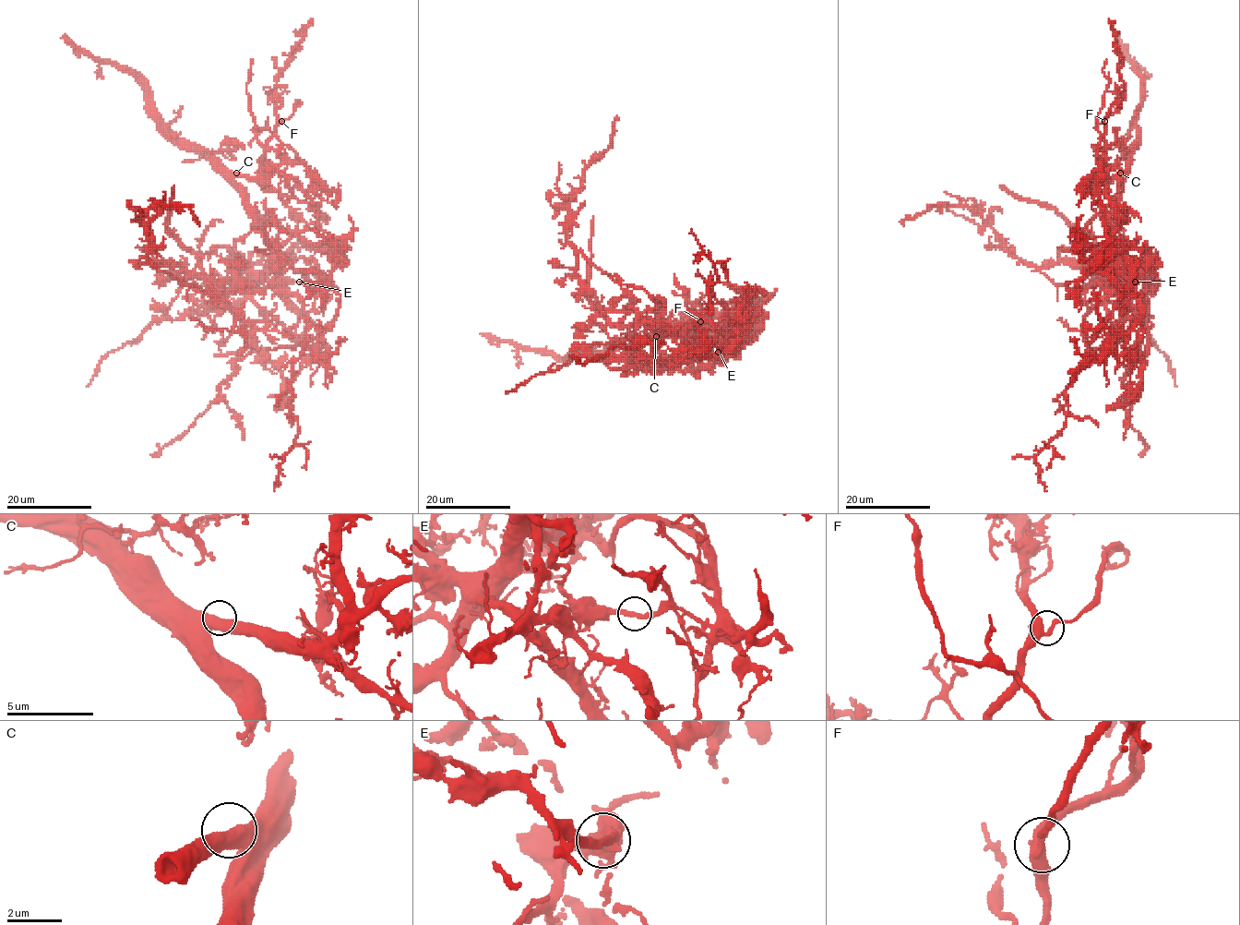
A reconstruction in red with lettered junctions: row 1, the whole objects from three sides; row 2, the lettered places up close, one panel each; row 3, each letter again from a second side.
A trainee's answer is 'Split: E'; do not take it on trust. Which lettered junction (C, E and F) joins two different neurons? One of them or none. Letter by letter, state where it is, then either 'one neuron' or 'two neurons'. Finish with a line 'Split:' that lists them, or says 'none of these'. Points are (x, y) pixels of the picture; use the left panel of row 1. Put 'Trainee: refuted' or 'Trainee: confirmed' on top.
Trainee: confirmed
C: (236, 173) | one neuron
E: (299, 282) | two neurons
F: (281, 121) | one neuron
Split: E

